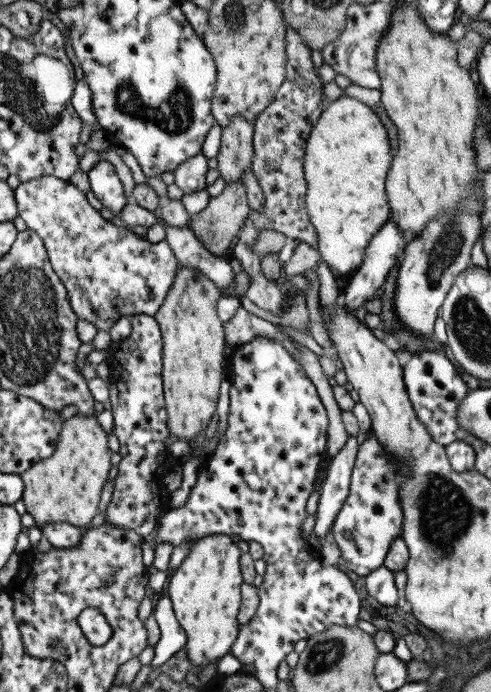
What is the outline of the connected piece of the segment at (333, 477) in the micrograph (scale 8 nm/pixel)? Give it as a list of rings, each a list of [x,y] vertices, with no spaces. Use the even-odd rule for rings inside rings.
[[[349,435],[340,452],[330,457],[326,464],[327,474],[321,484],[322,490],[315,512],[316,519],[313,529],[313,532],[322,539],[322,542],[331,530],[334,519],[350,492],[349,484],[351,483],[352,469],[355,465],[358,449],[356,437]]]

